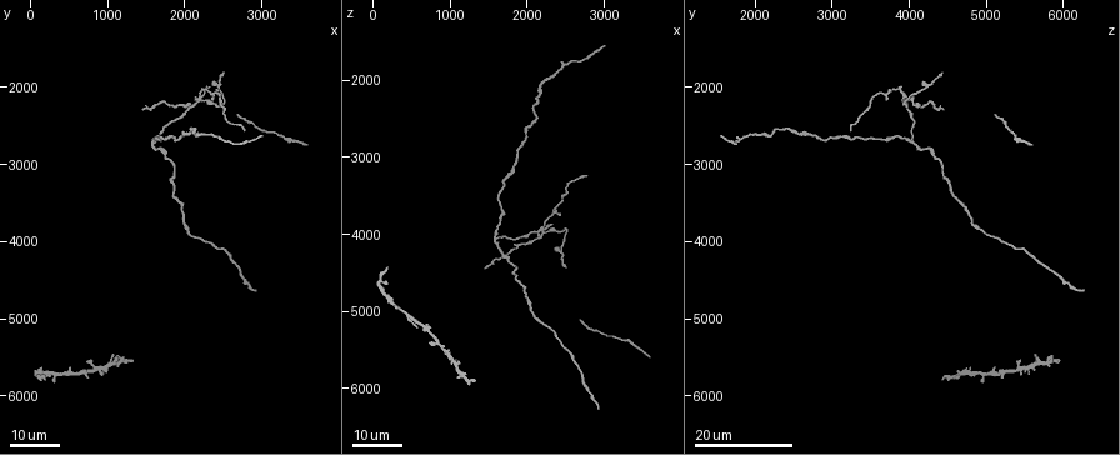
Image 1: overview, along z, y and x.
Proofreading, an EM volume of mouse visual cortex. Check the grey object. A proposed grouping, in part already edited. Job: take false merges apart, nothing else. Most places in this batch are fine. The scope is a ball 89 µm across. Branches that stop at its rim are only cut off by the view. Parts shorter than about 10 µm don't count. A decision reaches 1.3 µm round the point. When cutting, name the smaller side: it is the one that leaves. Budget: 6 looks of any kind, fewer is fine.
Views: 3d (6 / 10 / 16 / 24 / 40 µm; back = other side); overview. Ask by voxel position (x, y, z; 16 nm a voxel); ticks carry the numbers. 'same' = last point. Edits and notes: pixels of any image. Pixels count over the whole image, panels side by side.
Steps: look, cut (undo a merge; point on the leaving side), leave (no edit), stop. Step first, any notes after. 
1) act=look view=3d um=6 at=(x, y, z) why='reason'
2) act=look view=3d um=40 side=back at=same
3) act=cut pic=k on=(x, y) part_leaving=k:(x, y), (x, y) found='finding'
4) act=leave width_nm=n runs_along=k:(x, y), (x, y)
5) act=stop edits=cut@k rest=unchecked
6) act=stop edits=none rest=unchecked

act=look view=3d um=16 at=(1600, 2700, 4050) why='three-way junction'

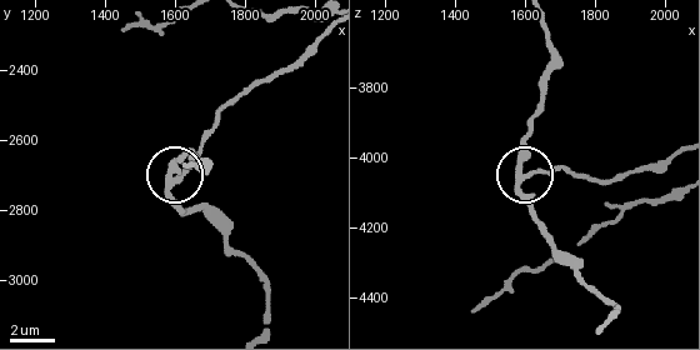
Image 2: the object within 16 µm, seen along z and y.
act=look view=3d um=6 at=(1610, 2710, 4050)

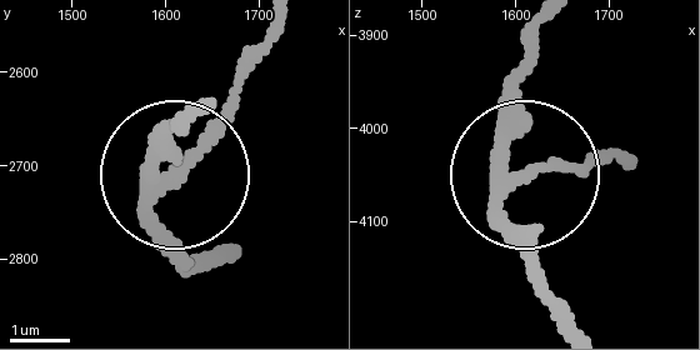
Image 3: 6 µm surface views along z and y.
act=leave arms=3 runs_along=3:(574, 320), (505, 200), (525, 26) found='one cell here'

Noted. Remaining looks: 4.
act=look view=3d um=24 at=(2750, 4500, 6000)

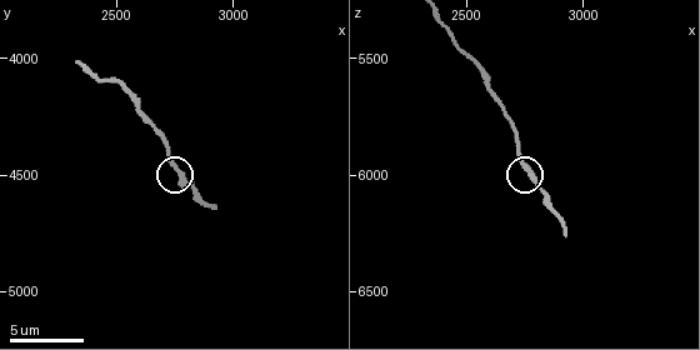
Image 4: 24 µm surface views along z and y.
act=look view=3d um=10 at=(2760, 4480, 5980)

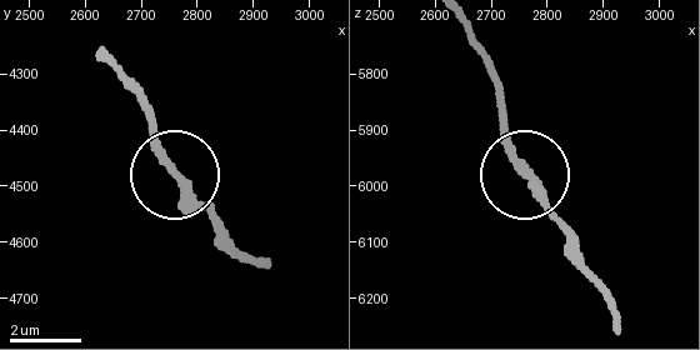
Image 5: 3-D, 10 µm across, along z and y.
act=leave runs_along=5:(106, 54), (136, 86), (160, 153), (214, 224), (214, 239) found='continuous, no second cell'

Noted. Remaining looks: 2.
act=stop edits=none rest=unchecked

